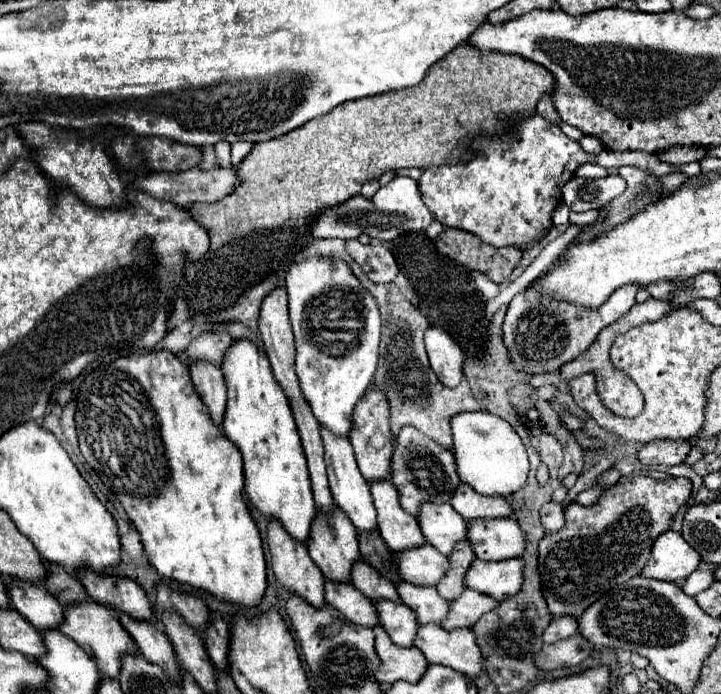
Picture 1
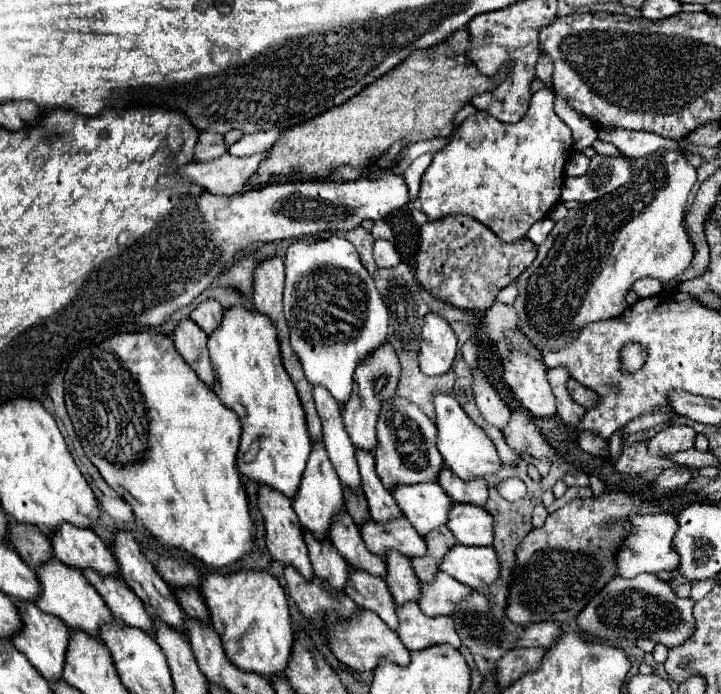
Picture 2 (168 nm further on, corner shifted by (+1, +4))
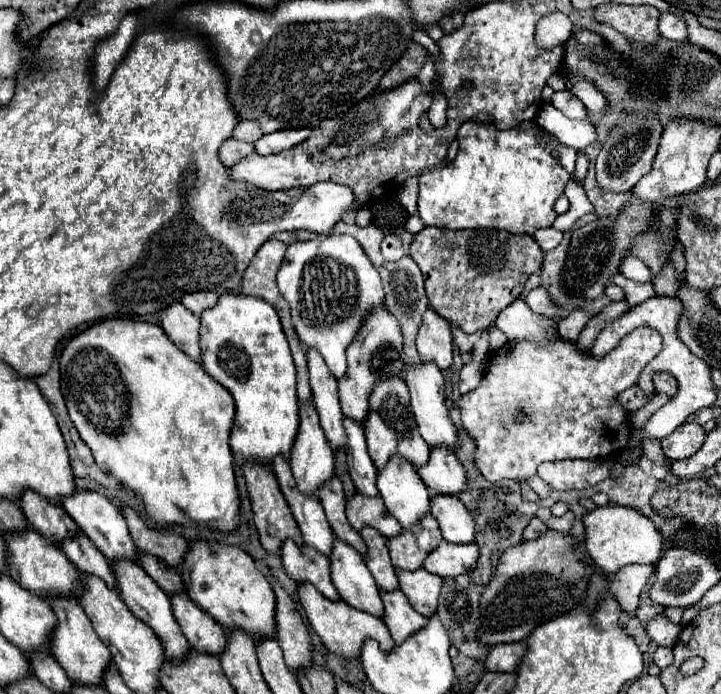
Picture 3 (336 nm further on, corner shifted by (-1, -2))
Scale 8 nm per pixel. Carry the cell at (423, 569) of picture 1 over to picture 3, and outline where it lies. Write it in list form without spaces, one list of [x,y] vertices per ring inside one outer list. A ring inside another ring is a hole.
[[[357,493],[351,501],[347,501],[347,519],[357,533],[361,533],[363,527],[371,527],[377,529],[385,539],[393,539],[401,531],[399,521],[387,511],[381,497],[367,499]]]

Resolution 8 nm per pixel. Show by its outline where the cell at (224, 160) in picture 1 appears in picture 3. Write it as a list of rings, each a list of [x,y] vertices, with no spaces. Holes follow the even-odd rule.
[[[241,121],[235,131],[233,131],[233,137],[239,139],[239,141],[249,141],[249,143],[255,143],[259,137],[261,137],[261,127],[259,123],[255,121]]]

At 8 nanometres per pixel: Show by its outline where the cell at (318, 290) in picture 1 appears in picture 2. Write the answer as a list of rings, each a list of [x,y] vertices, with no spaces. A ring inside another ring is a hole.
[[[331,235],[327,239],[297,239],[285,253],[285,319],[291,329],[291,345],[301,359],[311,385],[325,385],[339,405],[351,395],[353,369],[387,337],[387,307],[375,287],[373,277],[359,261],[359,253],[345,237]]]

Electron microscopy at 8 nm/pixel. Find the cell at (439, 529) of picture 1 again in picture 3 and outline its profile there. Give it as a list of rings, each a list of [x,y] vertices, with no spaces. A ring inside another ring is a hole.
[[[391,457],[387,467],[377,475],[377,489],[389,513],[407,529],[431,513],[431,493],[417,471],[401,459]]]

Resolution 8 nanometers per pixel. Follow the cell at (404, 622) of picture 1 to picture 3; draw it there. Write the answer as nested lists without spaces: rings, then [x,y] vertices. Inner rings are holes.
[[[335,539],[333,543],[331,579],[345,603],[375,617],[383,617],[381,591],[373,575],[367,571],[363,557],[341,539]]]

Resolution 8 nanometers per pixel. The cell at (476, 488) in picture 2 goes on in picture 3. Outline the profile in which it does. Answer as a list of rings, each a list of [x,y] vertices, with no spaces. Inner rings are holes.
[[[443,447],[431,449],[431,463],[419,467],[417,473],[435,495],[461,495],[469,483],[465,467]]]

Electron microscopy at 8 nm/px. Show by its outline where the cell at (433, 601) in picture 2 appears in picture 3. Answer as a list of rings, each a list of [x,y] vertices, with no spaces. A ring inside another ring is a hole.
[[[397,569],[401,591],[407,595],[413,609],[425,617],[435,615],[439,605],[439,591],[443,587],[443,579],[427,569],[403,571]]]

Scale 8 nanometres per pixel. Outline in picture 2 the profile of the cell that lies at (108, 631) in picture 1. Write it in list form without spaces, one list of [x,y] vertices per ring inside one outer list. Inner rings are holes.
[[[53,557],[51,561],[47,561],[39,569],[35,569],[35,573],[37,573],[39,585],[41,585],[39,597],[35,599],[37,607],[41,611],[51,613],[51,615],[59,617],[61,621],[65,621],[65,625],[69,629],[81,629],[81,631],[87,631],[89,635],[97,637],[99,627],[113,619],[113,615],[109,613],[109,607],[105,605],[103,597],[93,589],[93,585],[89,585],[89,581],[85,581],[83,573],[73,569],[71,565],[65,565],[63,561],[57,561]]]

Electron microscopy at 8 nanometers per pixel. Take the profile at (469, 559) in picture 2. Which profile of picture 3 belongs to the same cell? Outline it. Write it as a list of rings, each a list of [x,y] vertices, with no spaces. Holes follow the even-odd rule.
[[[441,541],[439,547],[433,553],[429,553],[429,557],[423,563],[427,571],[451,579],[459,575],[469,575],[471,569],[475,569],[475,565],[479,565],[479,547],[475,543],[457,545],[447,541]]]

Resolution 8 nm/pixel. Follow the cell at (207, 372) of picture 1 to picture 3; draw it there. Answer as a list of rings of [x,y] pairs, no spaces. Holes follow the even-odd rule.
[[[173,303],[161,313],[161,325],[165,335],[185,351],[193,361],[201,363],[201,347],[199,347],[199,327],[201,321],[187,311],[181,303]]]

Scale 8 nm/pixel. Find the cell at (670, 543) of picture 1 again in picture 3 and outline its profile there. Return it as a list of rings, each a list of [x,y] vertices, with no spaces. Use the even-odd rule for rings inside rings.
[[[621,505],[597,507],[595,511],[583,517],[583,523],[585,523],[585,551],[593,559],[595,567],[599,567],[603,573],[613,575],[631,563],[645,563],[655,567],[661,559],[663,553],[661,533],[657,531],[651,519],[647,519],[645,515],[641,515],[631,507]]]

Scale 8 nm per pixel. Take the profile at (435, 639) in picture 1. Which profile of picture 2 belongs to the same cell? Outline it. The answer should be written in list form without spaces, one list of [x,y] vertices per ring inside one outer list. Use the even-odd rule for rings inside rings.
[[[413,601],[399,605],[397,617],[399,617],[397,635],[409,651],[421,651],[429,645],[439,645],[439,643],[453,645],[455,649],[459,649],[461,645],[461,639],[453,629],[451,617],[445,615],[427,617]]]

